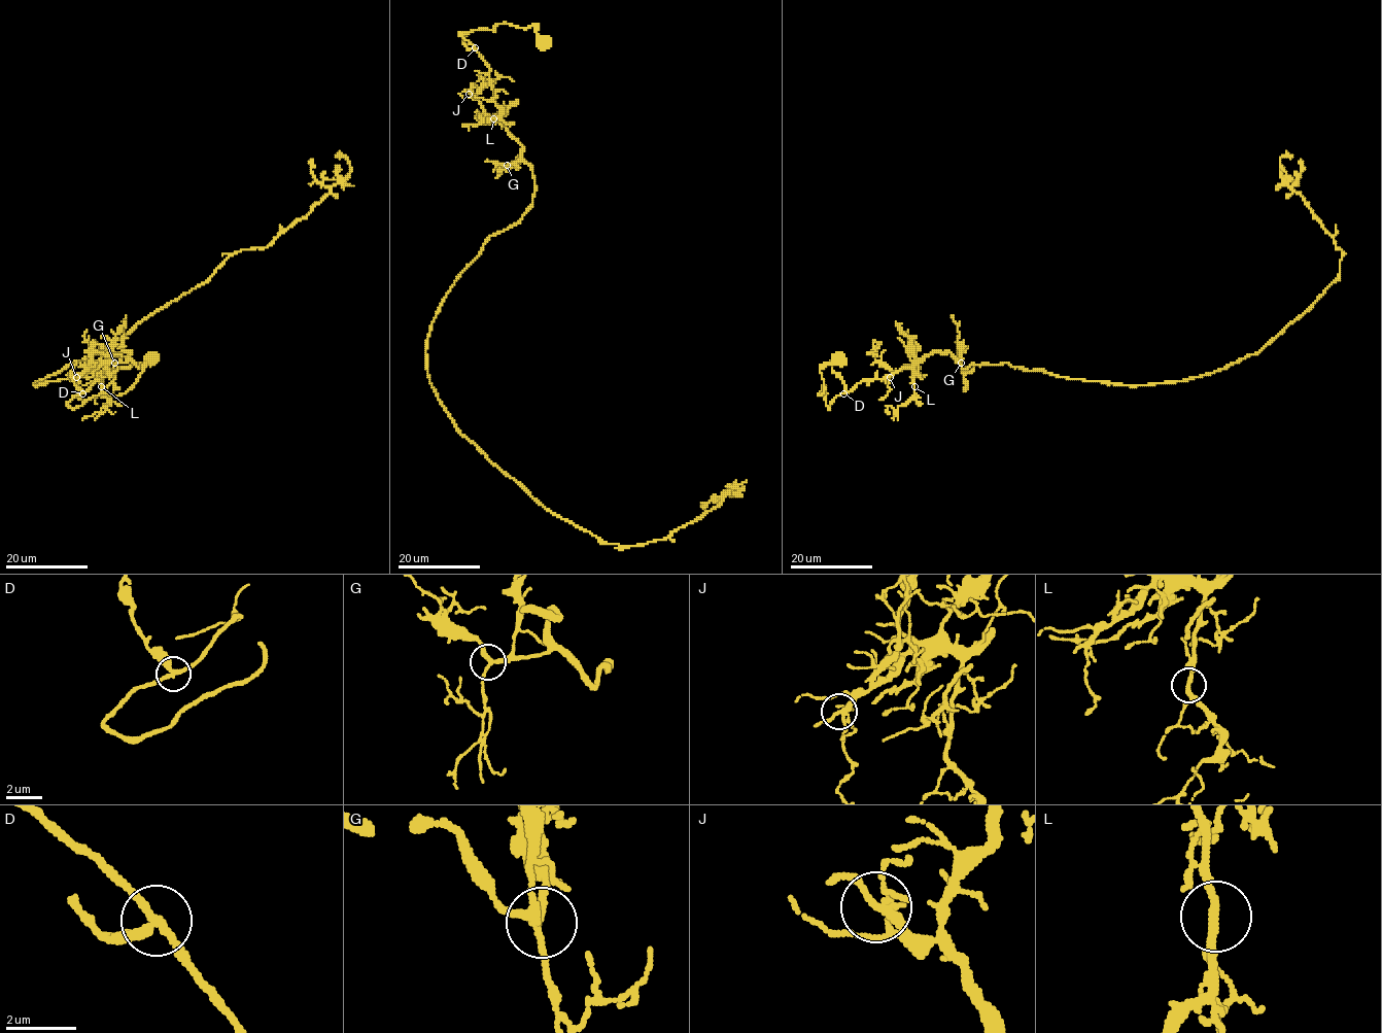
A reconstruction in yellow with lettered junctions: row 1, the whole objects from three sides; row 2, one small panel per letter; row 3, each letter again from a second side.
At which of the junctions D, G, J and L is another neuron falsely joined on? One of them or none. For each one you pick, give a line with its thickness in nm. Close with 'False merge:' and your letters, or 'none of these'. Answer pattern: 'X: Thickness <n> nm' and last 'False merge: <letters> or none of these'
False merge: none of these

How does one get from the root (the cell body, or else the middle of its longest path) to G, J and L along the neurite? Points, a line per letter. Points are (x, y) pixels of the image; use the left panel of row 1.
G: (153, 358), (126, 391), (109, 394), (102, 386), (78, 406), (66, 404), (114, 355), (131, 352), (114, 363)
J: (153, 358), (126, 391), (109, 394), (102, 386), (69, 407), (106, 367), (93, 364), (76, 377)
L: (153, 358), (126, 391), (109, 394), (102, 386), (78, 406), (66, 404), (106, 367), (101, 386)

